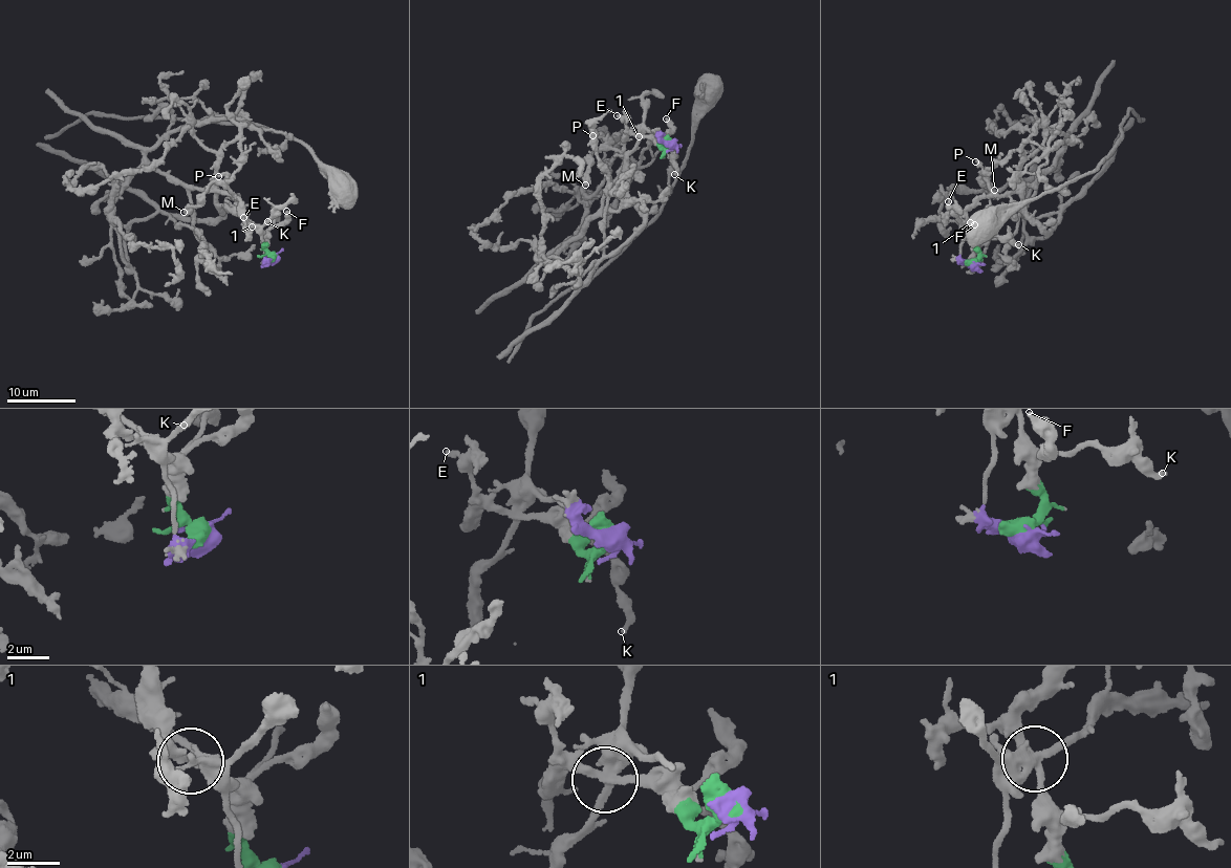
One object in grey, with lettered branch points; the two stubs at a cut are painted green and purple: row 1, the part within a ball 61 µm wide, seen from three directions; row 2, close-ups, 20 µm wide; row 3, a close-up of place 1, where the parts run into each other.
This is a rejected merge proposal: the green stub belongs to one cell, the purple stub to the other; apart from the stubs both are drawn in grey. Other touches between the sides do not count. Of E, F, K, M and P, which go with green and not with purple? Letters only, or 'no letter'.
E, F, K, M

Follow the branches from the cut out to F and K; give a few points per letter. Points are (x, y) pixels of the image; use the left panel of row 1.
F: (274, 259), (266, 246), (267, 231), (285, 219), (286, 211)
K: (274, 259), (266, 246), (267, 231), (274, 219), (272, 216), (267, 220)

